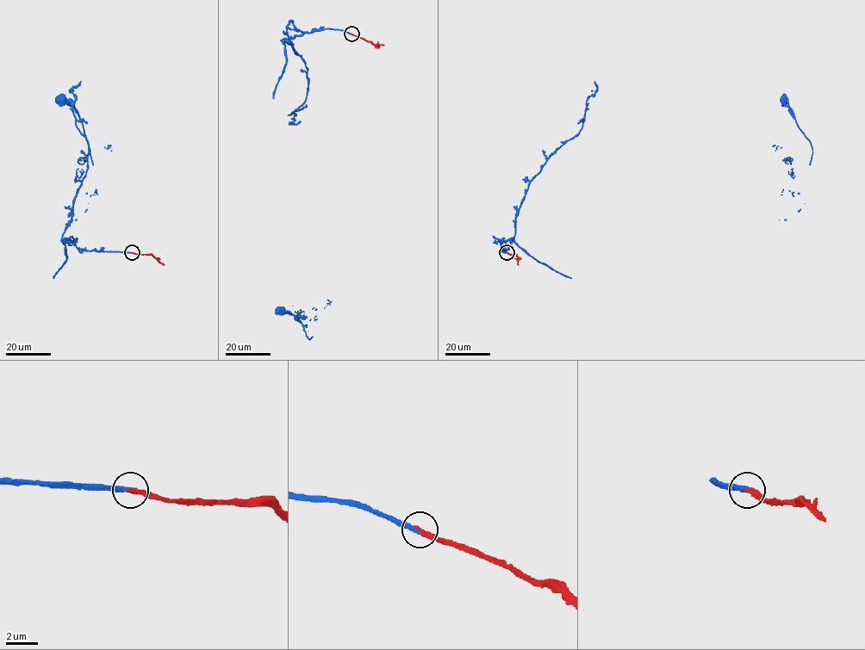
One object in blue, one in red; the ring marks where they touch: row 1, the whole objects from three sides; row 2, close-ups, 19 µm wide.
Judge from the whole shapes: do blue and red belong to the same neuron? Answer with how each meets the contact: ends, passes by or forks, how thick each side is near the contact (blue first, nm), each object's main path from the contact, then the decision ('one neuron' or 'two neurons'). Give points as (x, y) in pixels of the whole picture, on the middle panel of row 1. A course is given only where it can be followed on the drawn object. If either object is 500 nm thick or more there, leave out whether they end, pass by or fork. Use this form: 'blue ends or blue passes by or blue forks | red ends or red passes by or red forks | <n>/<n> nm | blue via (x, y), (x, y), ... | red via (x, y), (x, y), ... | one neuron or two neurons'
blue ends | red ends | 280/280 nm | blue via (351, 34), (314, 29), (282, 40), (301, 57), (308, 83), (306, 100), (289, 124), (282, 311) | red via (351, 34), (374, 44), (384, 46) | one neuron

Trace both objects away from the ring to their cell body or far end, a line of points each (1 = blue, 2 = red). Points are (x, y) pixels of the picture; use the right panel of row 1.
1: (507, 252), (502, 251), (512, 243), (517, 209), (530, 181), (579, 133), (587, 99), (597, 90), (784, 99)
2: (507, 252), (517, 257), (519, 264)

